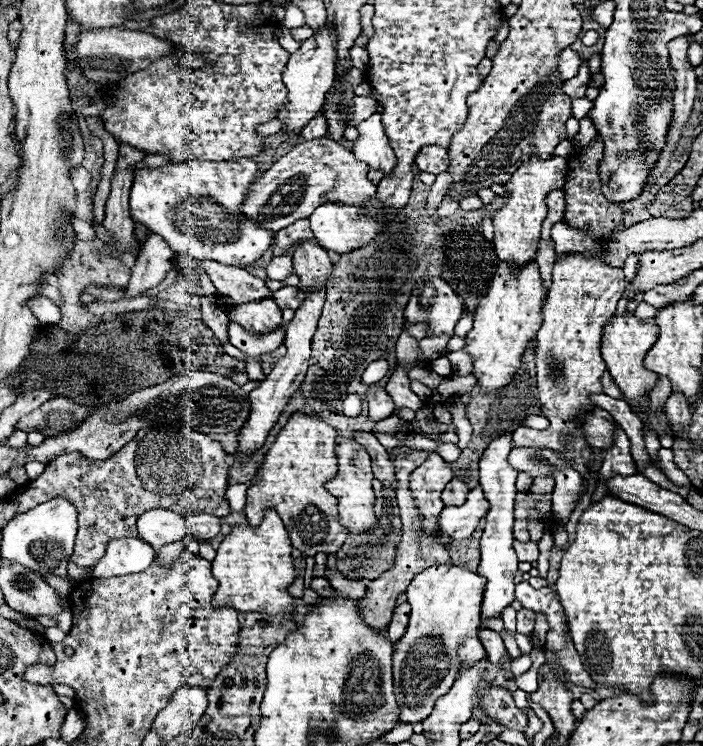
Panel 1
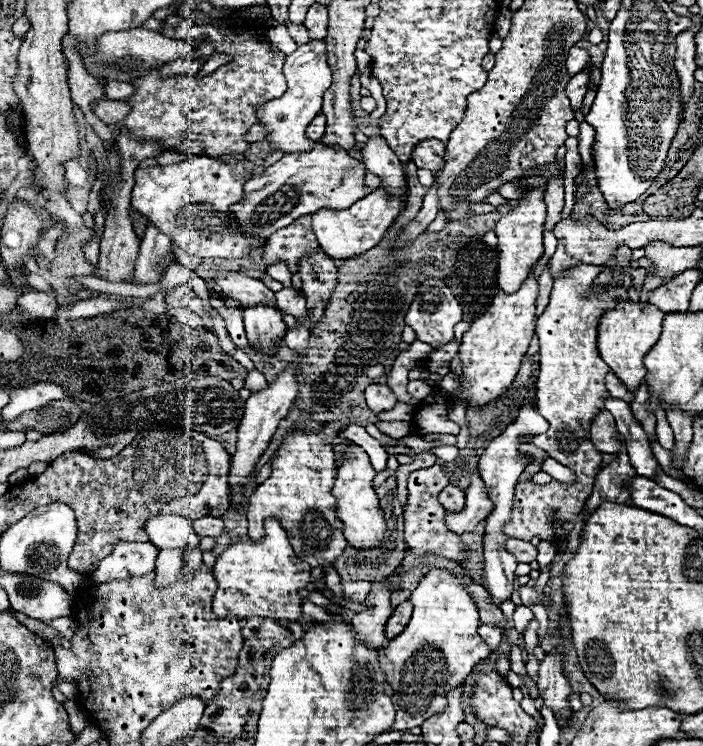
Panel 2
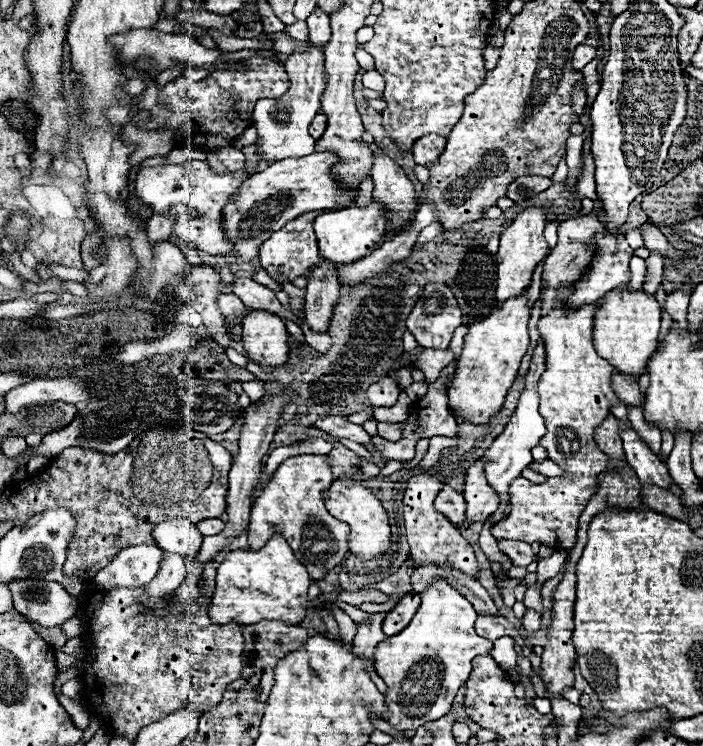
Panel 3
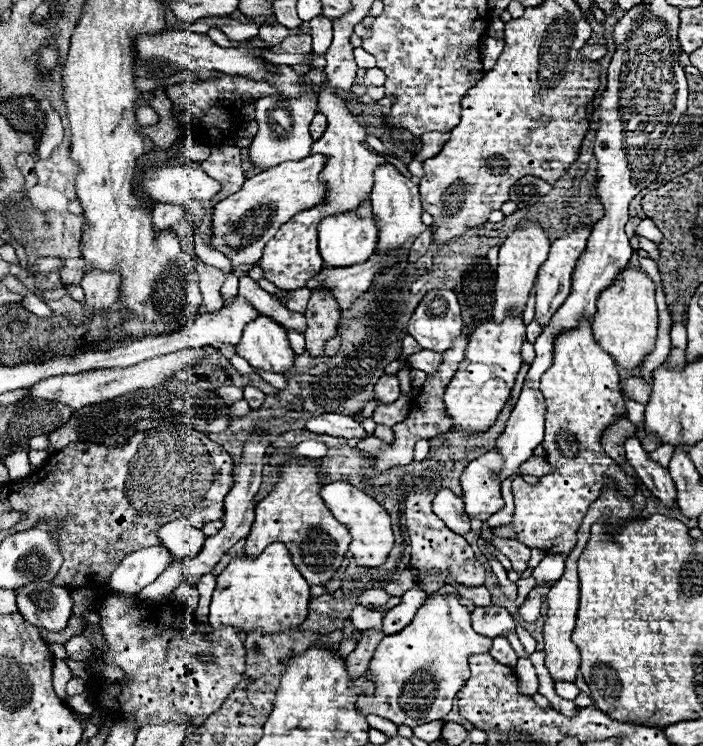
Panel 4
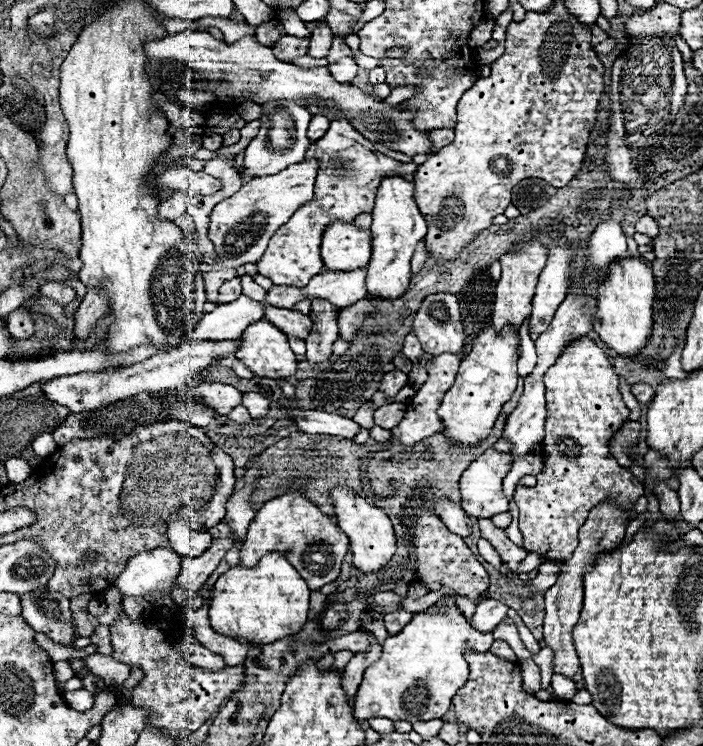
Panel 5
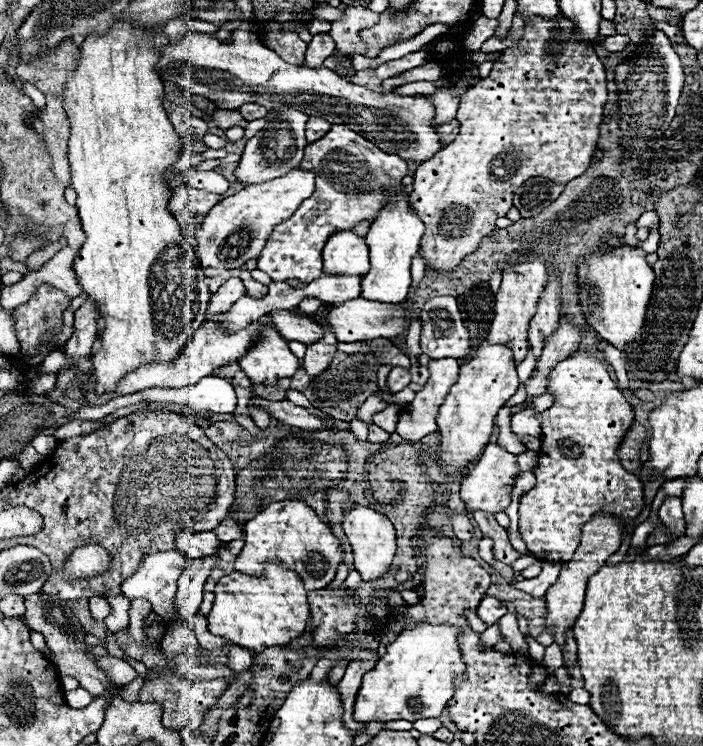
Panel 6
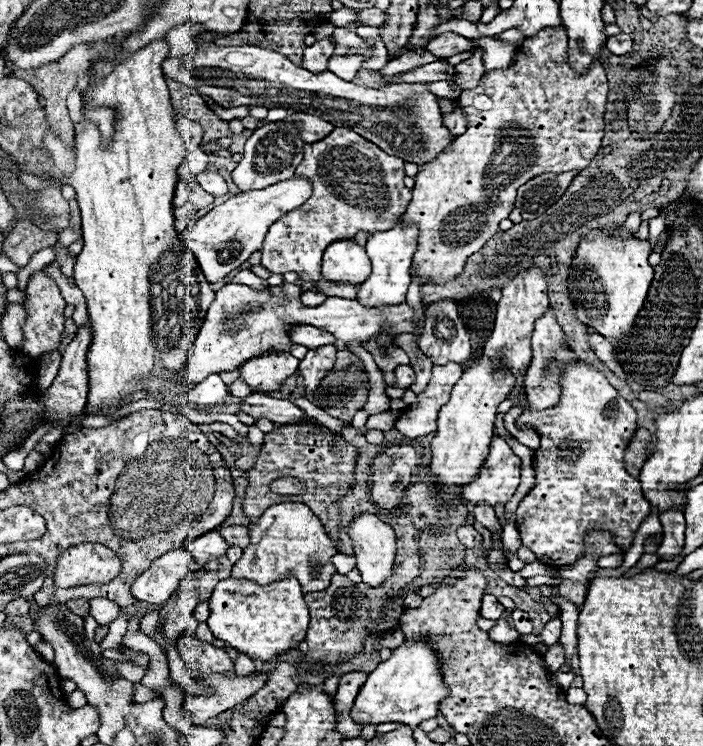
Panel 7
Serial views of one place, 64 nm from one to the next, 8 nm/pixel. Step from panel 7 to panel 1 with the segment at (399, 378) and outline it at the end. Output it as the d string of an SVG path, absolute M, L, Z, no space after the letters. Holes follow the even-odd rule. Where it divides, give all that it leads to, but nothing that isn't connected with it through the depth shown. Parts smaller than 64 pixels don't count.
M370 386L366 390L366 400L368 400L368 408L370 408L370 418L374 422L380 422L394 412L394 400L390 398L390 394L384 388Z

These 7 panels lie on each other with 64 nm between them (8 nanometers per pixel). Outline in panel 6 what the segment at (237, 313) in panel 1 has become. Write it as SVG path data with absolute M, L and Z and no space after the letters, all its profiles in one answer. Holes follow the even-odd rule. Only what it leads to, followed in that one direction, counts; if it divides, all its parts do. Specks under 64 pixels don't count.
M264 328L262 340L238 360L252 384L276 384L280 378L292 378L300 360L290 352L288 342L274 330Z

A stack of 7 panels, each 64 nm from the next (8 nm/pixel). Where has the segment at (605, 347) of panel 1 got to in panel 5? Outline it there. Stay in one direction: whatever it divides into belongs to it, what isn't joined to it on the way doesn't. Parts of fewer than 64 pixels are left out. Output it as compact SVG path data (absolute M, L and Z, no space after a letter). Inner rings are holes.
M624 256L620 260L612 260L608 264L610 272L606 272L604 280L596 288L596 312L594 318L594 332L600 336L600 340L620 356L634 356L640 352L642 346L646 346L650 330L652 330L652 302L654 302L654 274L652 270L636 256Z

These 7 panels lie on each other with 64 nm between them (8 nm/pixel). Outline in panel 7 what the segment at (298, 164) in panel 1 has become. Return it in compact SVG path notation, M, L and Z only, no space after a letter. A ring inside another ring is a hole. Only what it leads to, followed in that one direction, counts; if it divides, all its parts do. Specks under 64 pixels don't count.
M294 176L290 180L272 184L264 190L252 190L240 196L232 196L224 204L216 206L206 216L202 216L198 222L192 222L184 232L178 234L178 238L190 248L206 280L220 282L242 262L246 262L252 252L260 250L268 228L276 220L280 220L286 212L302 206L302 202L308 200L310 192L312 192L310 180Z

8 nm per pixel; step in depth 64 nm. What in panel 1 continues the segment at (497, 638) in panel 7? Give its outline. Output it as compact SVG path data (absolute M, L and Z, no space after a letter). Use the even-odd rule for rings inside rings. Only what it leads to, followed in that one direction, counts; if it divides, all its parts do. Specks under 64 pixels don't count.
M430 566L420 572L408 586L408 604L412 606L410 624L406 634L394 642L392 654L392 678L394 678L394 696L402 710L408 710L406 716L400 716L398 724L416 724L422 722L434 708L436 700L444 696L450 686L456 682L462 666L468 668L478 660L486 658L486 650L478 638L480 628L480 606L486 580L460 566Z

